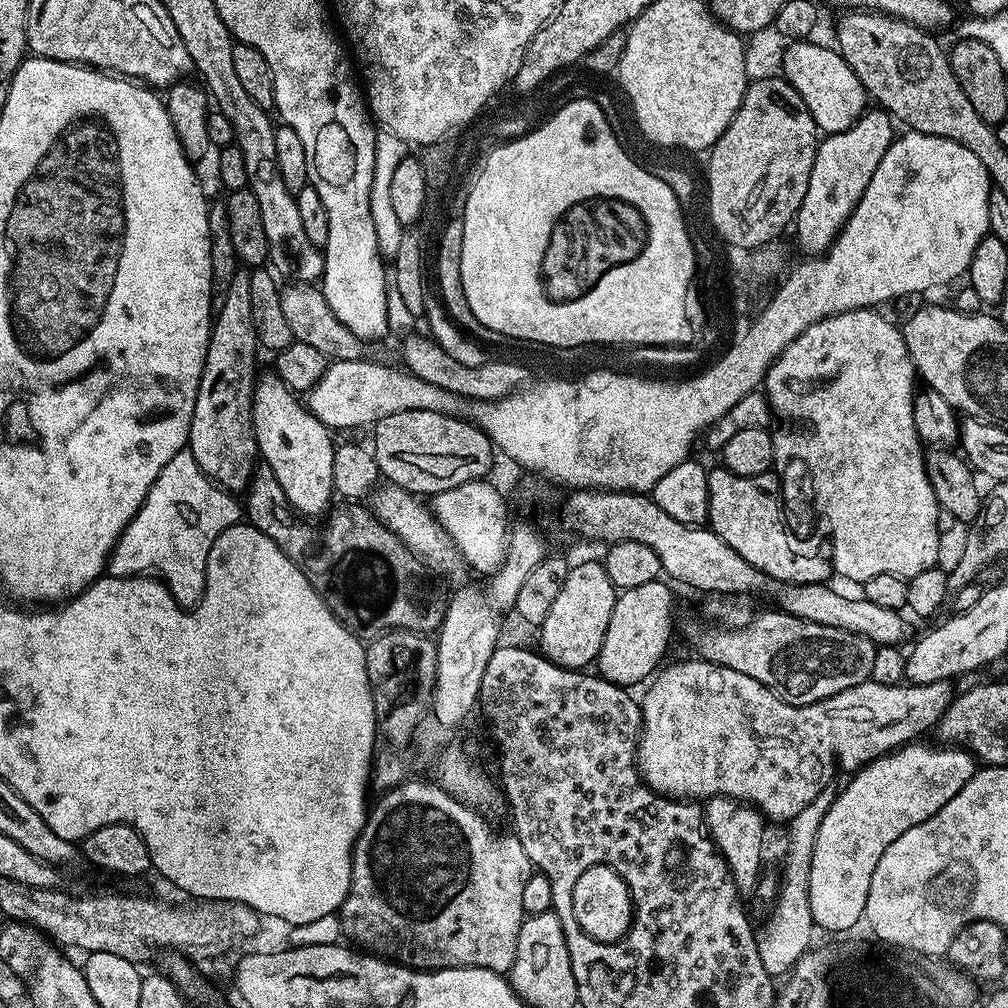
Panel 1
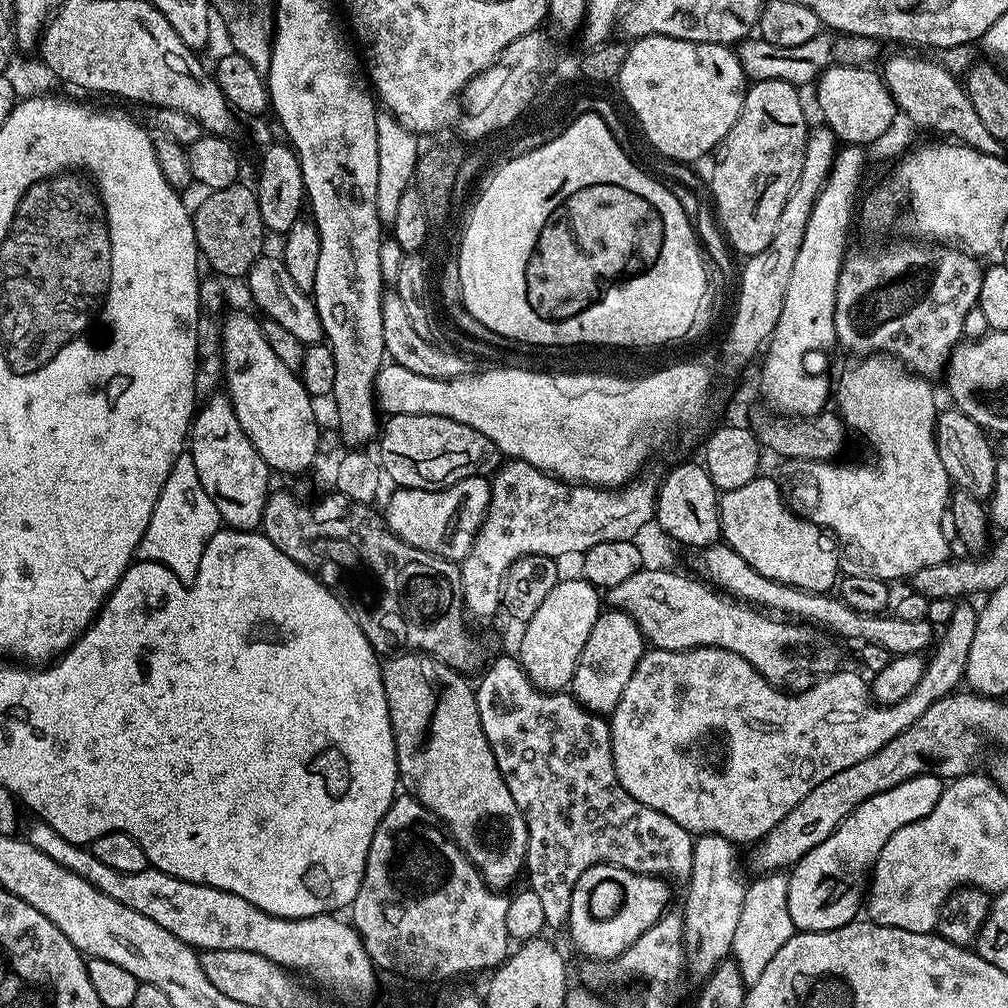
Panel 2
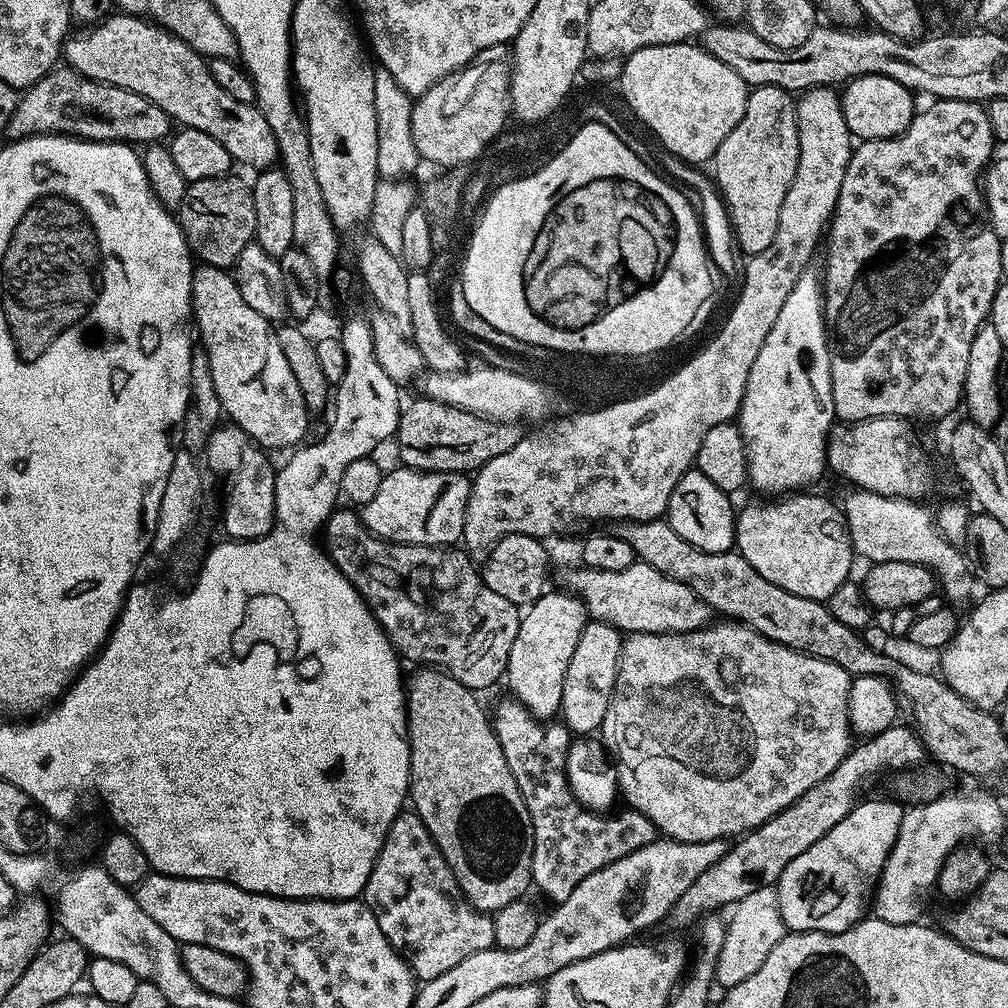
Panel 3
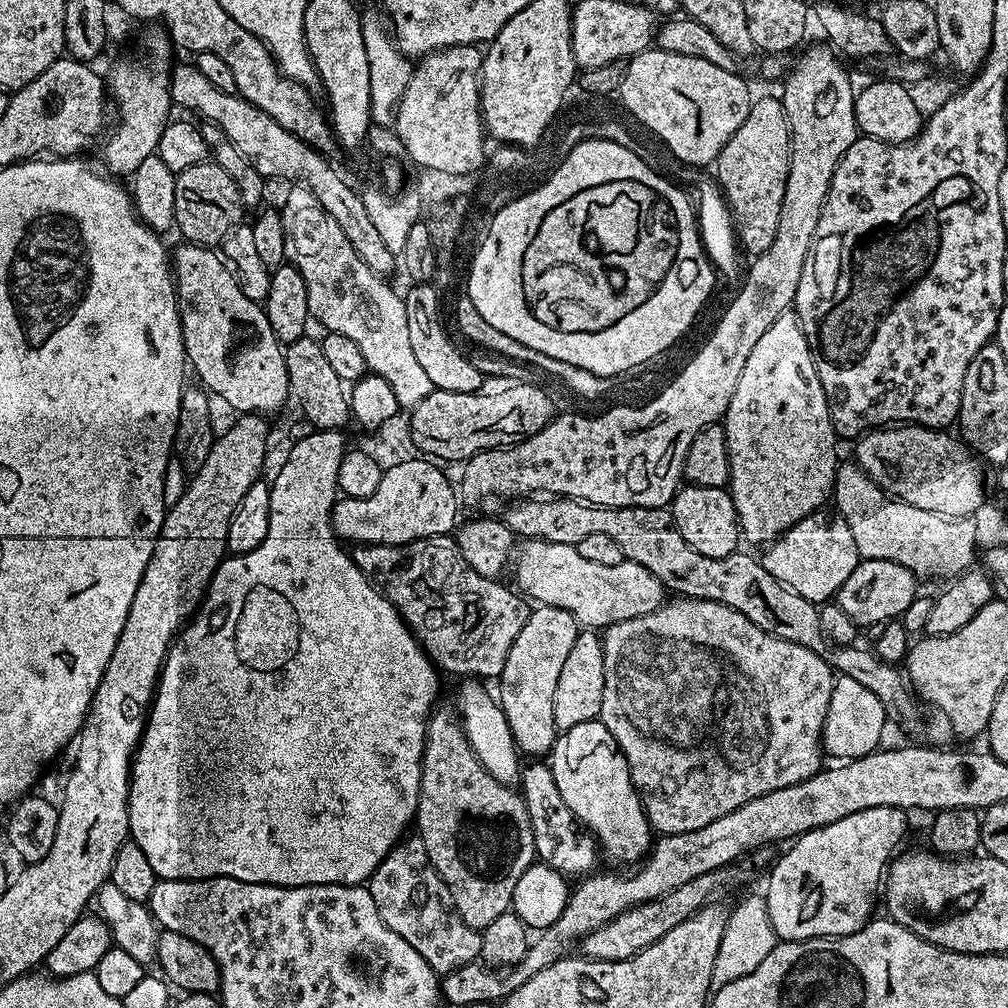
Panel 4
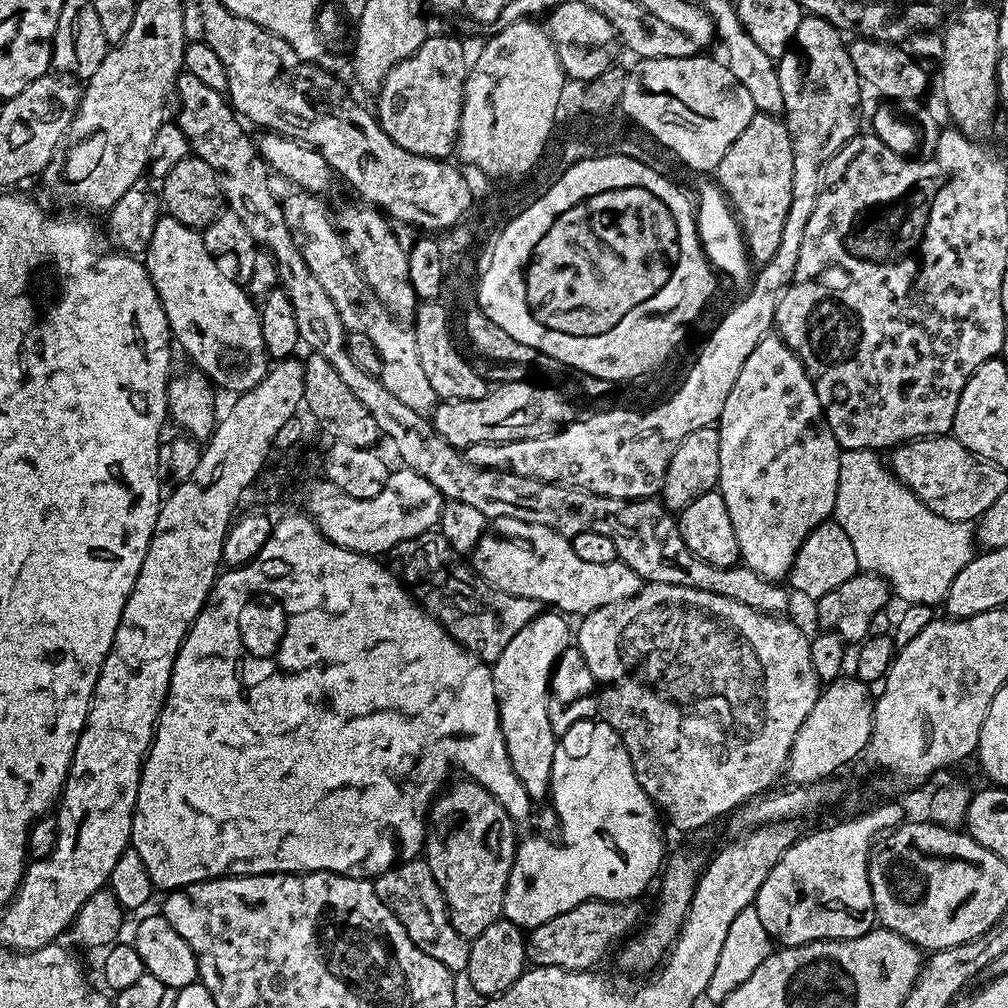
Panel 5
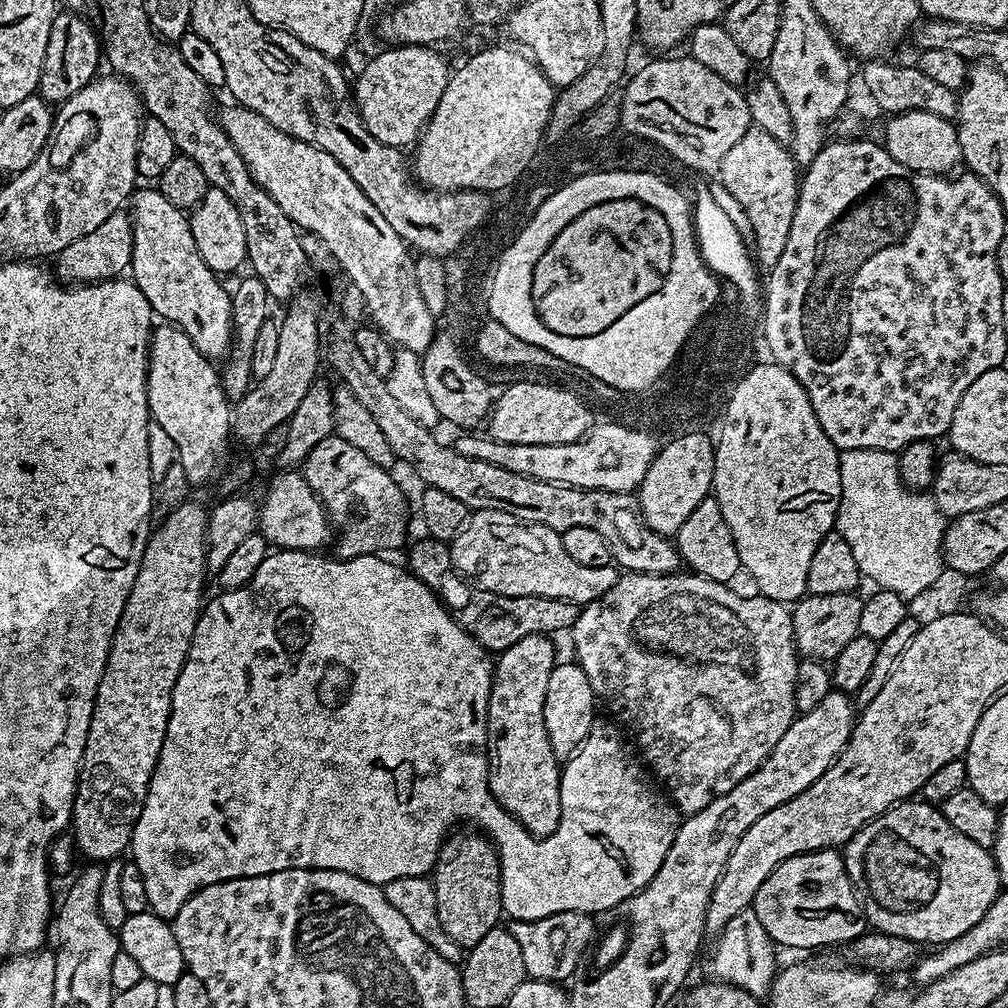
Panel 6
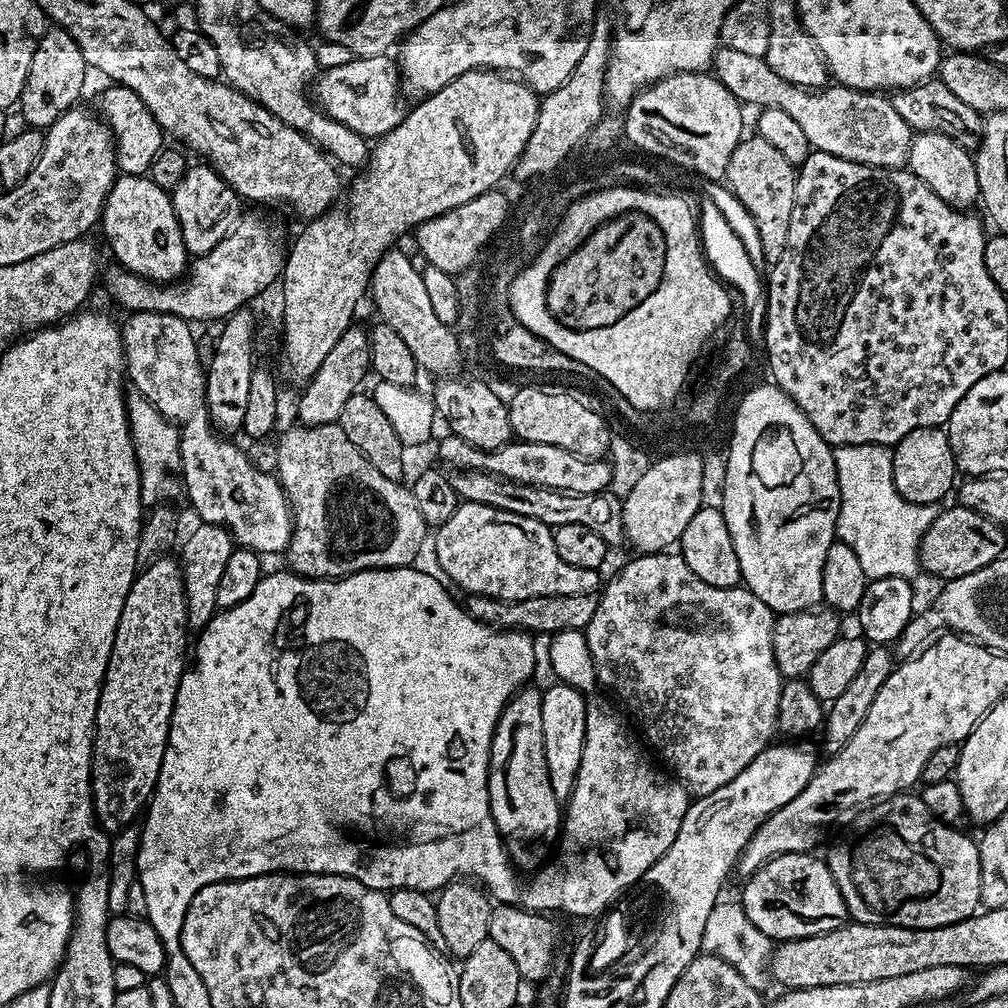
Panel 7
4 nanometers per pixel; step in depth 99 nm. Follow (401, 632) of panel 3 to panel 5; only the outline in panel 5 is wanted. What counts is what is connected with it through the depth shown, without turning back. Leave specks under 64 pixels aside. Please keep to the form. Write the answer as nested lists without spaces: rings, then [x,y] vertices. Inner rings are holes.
[[[438,530],[424,532],[421,536],[410,538],[402,542],[390,553],[400,563],[398,576],[405,588],[412,593],[412,597],[420,603],[429,614],[435,618],[444,629],[468,652],[474,653],[477,658],[485,662],[495,662],[510,646],[510,638],[522,630],[534,618],[538,618],[542,611],[542,605],[530,598],[518,598],[514,594],[506,594],[502,590],[492,588],[482,577],[476,575],[467,563],[464,564],[459,555],[453,552],[446,538]]]

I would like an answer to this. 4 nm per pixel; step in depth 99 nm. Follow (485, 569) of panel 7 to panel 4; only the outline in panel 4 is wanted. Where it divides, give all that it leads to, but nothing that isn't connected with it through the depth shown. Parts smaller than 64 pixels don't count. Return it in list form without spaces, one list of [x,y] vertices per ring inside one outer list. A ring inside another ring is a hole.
[[[525,539],[524,544],[515,549],[514,568],[516,564],[515,587],[529,601],[543,606],[549,604],[555,608],[566,610],[576,619],[577,624],[584,630],[603,630],[612,624],[626,622],[630,618],[638,618],[642,614],[650,614],[665,603],[666,589],[663,582],[654,578],[646,566],[638,566],[633,560],[618,562],[618,566],[602,566],[599,562],[590,562],[582,558],[574,544],[559,544],[549,540]]]

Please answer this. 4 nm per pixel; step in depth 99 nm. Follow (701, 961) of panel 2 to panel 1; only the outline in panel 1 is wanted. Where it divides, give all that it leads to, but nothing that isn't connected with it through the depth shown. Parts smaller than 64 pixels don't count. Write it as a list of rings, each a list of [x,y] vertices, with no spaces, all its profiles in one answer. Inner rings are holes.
[[[713,796],[703,805],[702,824],[706,829],[717,853],[723,856],[724,863],[728,865],[728,871],[733,884],[741,893],[750,893],[757,887],[757,881],[762,876],[760,870],[760,851],[764,848],[764,824],[766,820],[755,807],[749,806],[739,800],[730,800],[726,796]]]

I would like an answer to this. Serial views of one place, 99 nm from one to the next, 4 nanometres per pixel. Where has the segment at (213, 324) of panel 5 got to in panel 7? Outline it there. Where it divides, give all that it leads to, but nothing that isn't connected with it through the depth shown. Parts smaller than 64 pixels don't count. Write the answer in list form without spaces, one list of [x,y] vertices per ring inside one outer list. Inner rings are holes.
[[[117,175],[104,203],[103,228],[119,267],[157,282],[175,282],[183,277],[190,257],[182,242],[182,230],[174,214],[171,195],[147,175]]]

